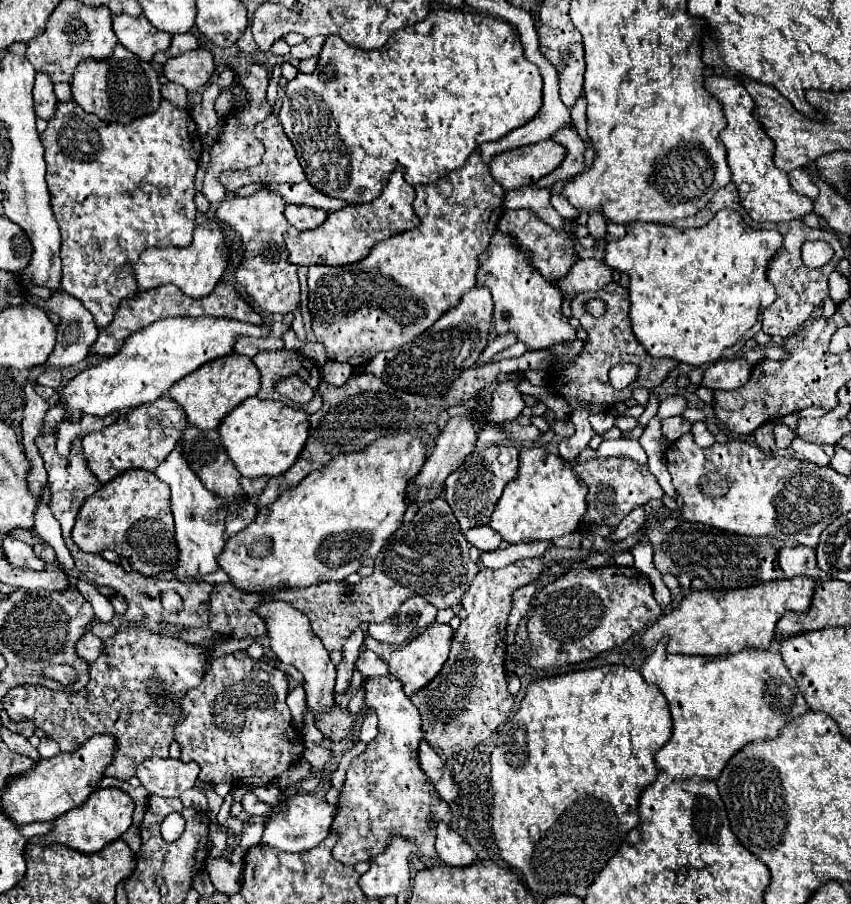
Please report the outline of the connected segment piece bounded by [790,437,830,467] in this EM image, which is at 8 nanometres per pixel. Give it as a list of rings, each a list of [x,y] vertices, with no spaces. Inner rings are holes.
[[[796,437],[790,447],[792,447],[800,457],[804,457],[806,461],[812,461],[812,463],[818,465],[818,467],[828,467],[828,465],[830,465],[830,457],[822,451],[820,445],[814,445],[814,443],[808,443],[808,441]]]

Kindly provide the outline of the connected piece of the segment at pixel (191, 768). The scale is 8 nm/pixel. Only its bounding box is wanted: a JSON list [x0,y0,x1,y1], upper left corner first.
[136,759,198,797]

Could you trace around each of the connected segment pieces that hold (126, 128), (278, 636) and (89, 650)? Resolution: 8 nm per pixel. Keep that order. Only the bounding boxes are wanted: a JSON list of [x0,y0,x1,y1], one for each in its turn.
[[40,99,202,331],[256,601,336,711],[76,631,102,661]]

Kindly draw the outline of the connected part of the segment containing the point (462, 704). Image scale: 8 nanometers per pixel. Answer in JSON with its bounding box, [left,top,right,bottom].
[410,546,591,759]

